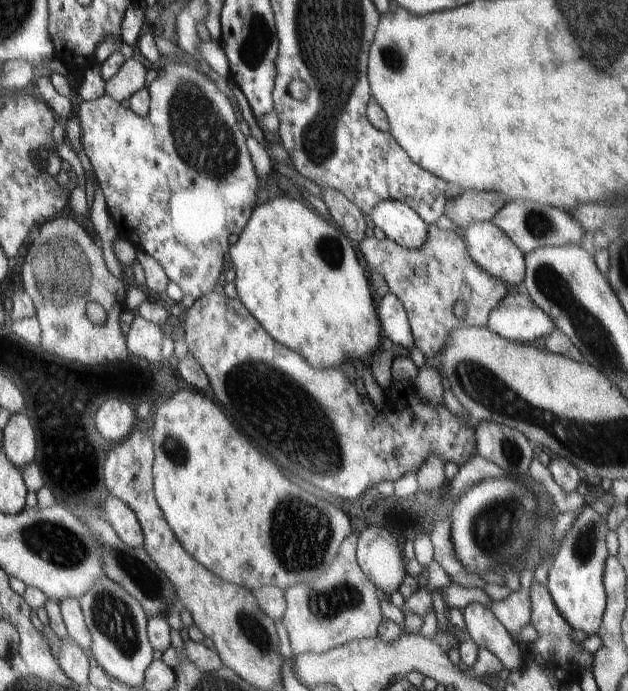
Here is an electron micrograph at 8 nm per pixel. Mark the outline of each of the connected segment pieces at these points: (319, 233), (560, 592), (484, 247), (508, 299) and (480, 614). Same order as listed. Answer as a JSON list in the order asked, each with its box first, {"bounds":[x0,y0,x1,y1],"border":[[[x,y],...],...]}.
[{"bounds":[228,196,383,370],"border":[[[277,196],[254,207],[238,241],[228,249],[234,264],[231,277],[248,312],[274,340],[296,350],[312,368],[320,370],[342,368],[341,365],[354,359],[363,362],[365,356],[379,353],[383,339],[370,284],[358,263],[351,239],[324,219],[300,200]]]},{"bounds":[547,506,609,636],"border":[[[590,506],[581,511],[562,536],[562,544],[552,558],[553,564],[547,578],[548,592],[562,618],[574,630],[581,630],[588,636],[600,633],[606,608],[604,568],[609,556],[604,542],[606,533],[609,532],[606,518],[607,516],[600,516]]]},{"bounds":[458,221,525,286],"border":[[[492,221],[472,222],[470,226],[458,226],[464,234],[462,240],[468,248],[468,256],[490,274],[499,278],[505,284],[512,286],[521,286],[525,276],[525,255],[518,250],[518,247],[498,228]]]},{"bounds":[486,290,557,344],"border":[[[523,290],[508,293],[490,312],[486,327],[506,340],[530,344],[557,329],[552,318]]]},{"bounds":[461,604,524,670],"border":[[[468,604],[461,610],[468,634],[478,647],[490,650],[502,662],[504,670],[516,670],[523,662],[524,653],[518,643],[511,640],[510,633],[482,604]]]}]

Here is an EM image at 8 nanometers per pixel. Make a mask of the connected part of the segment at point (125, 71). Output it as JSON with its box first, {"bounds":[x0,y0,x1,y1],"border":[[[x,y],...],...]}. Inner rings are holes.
{"bounds":[105,59,148,104],"border":[[[128,59],[122,68],[105,82],[105,92],[112,100],[127,104],[129,98],[146,86],[148,71],[138,60]]]}

